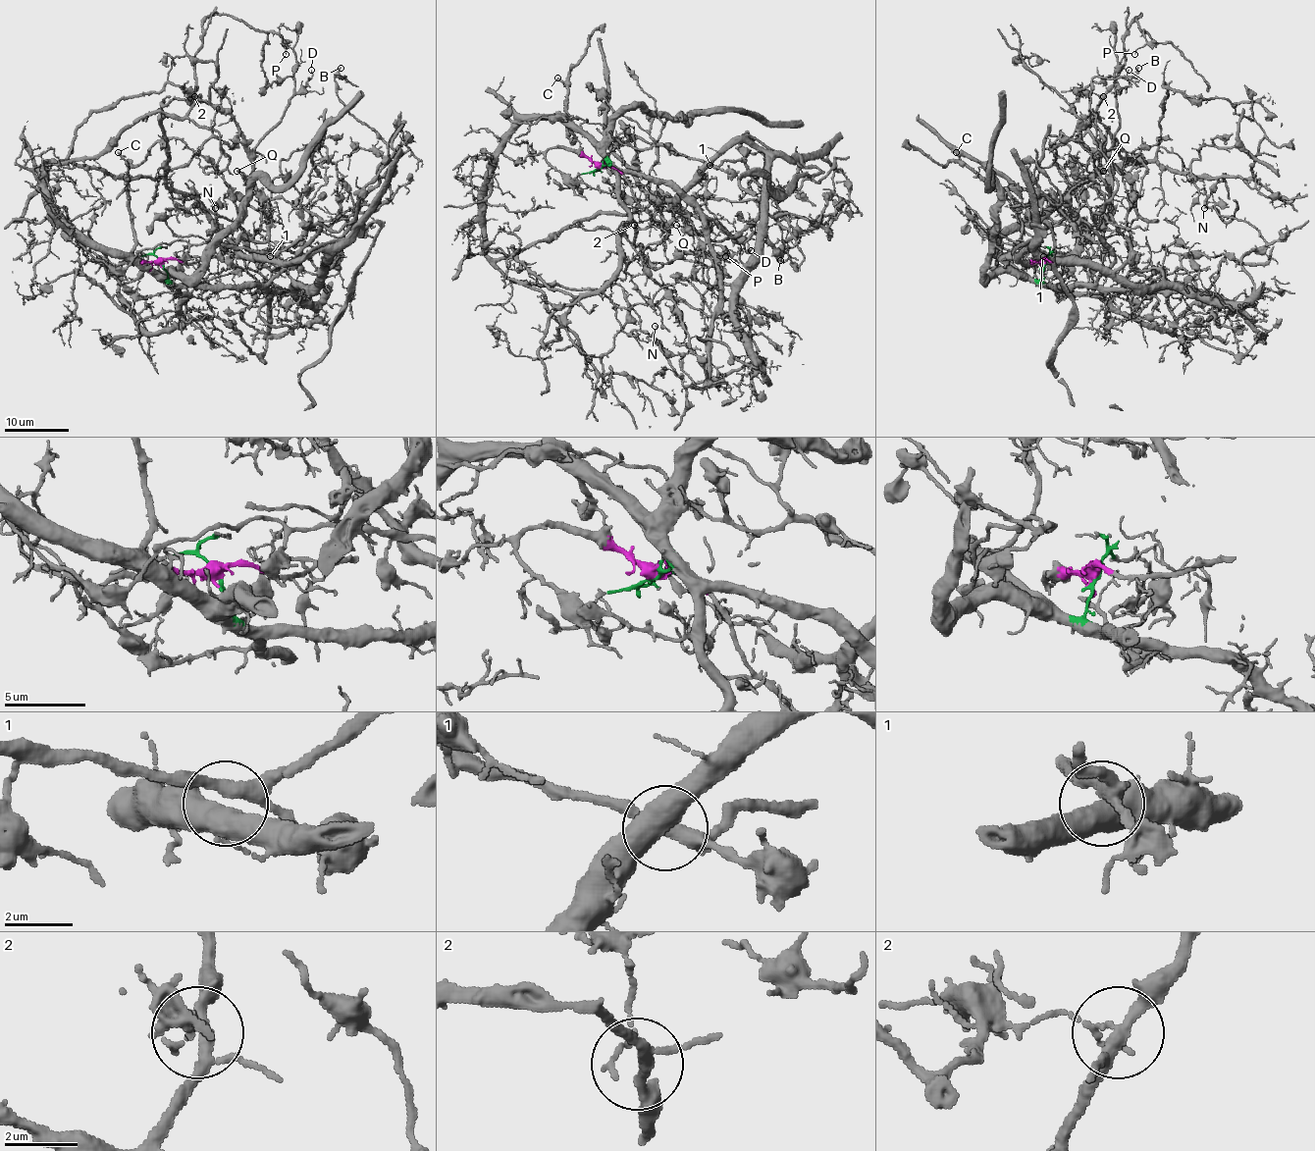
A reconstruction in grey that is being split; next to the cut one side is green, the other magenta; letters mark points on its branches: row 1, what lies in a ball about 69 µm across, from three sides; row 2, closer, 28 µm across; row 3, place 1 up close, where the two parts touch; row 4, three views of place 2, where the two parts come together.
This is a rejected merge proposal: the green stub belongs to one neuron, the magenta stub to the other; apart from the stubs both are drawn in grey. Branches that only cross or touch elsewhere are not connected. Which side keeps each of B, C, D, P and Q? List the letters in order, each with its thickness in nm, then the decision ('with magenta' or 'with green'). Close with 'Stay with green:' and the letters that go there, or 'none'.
B: calibre 220 nm; with green
C: calibre 140 nm; with green
D: calibre 100 nm; with magenta
P: calibre 80 nm; with green
Q: calibre 170 nm; with magenta
Stay with green: B, C, P

